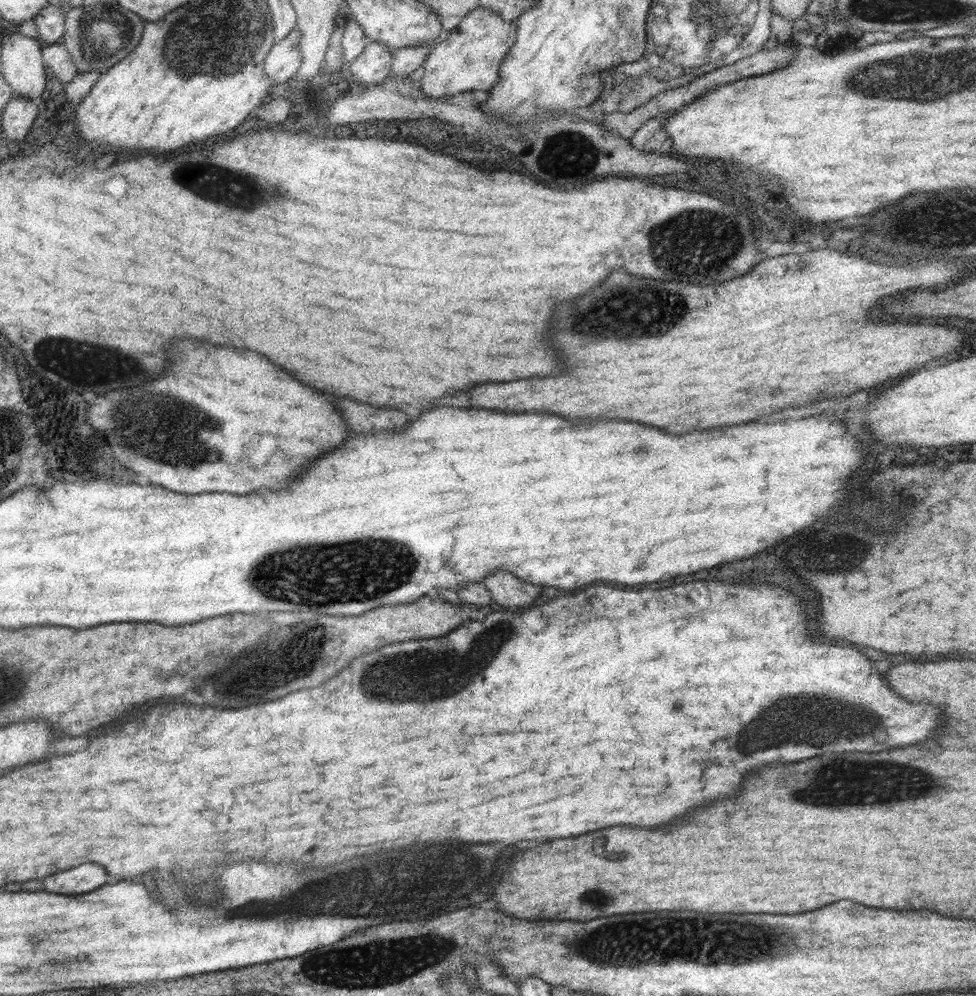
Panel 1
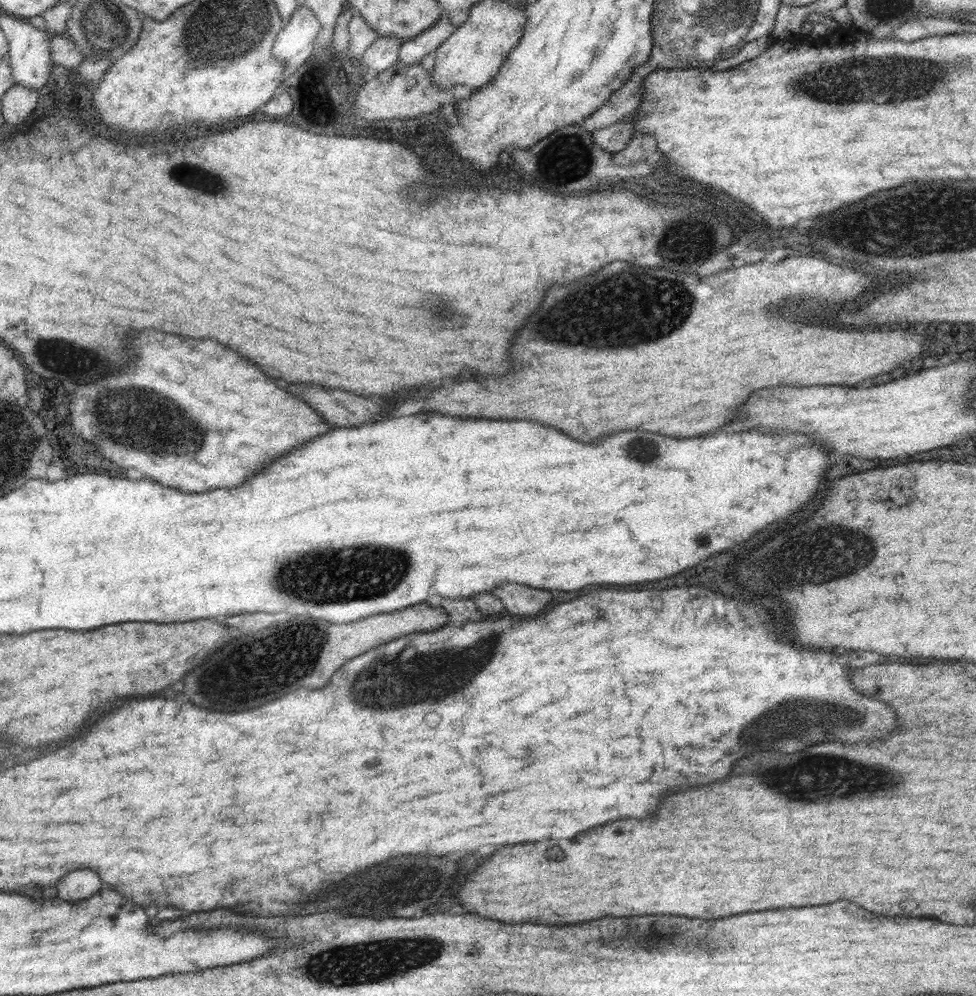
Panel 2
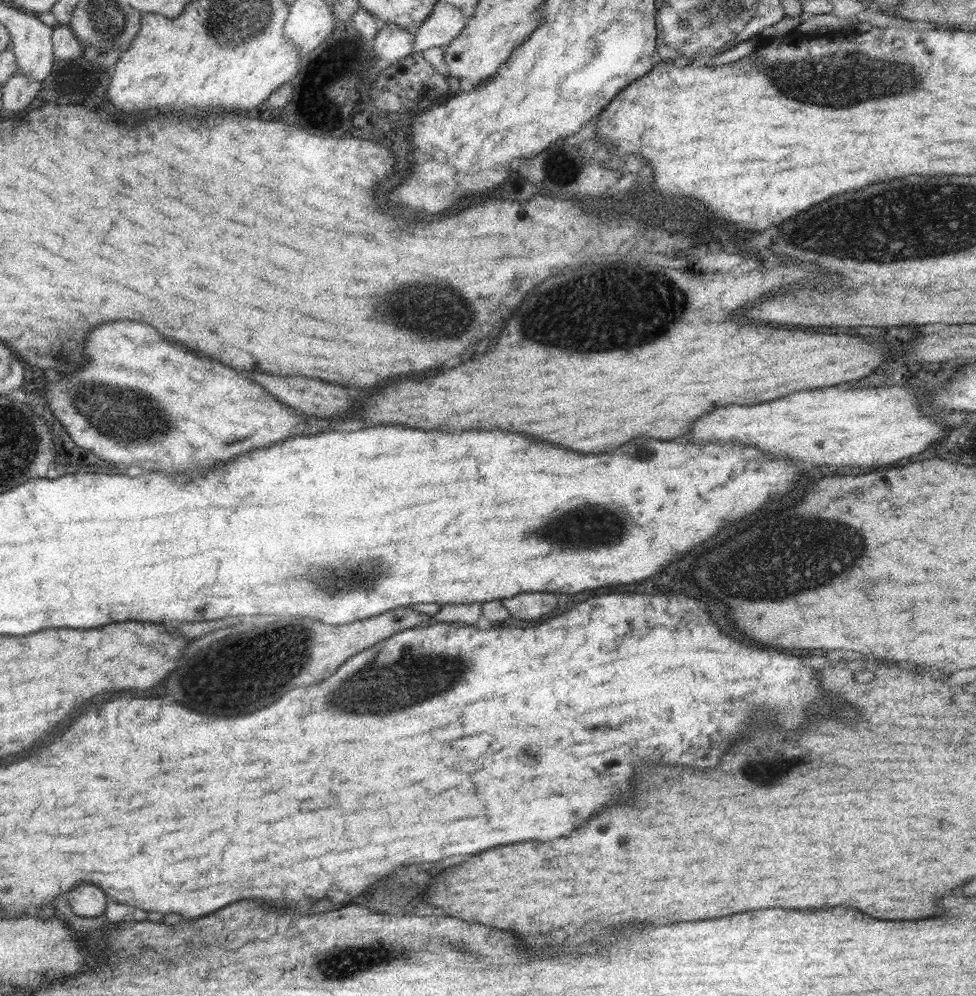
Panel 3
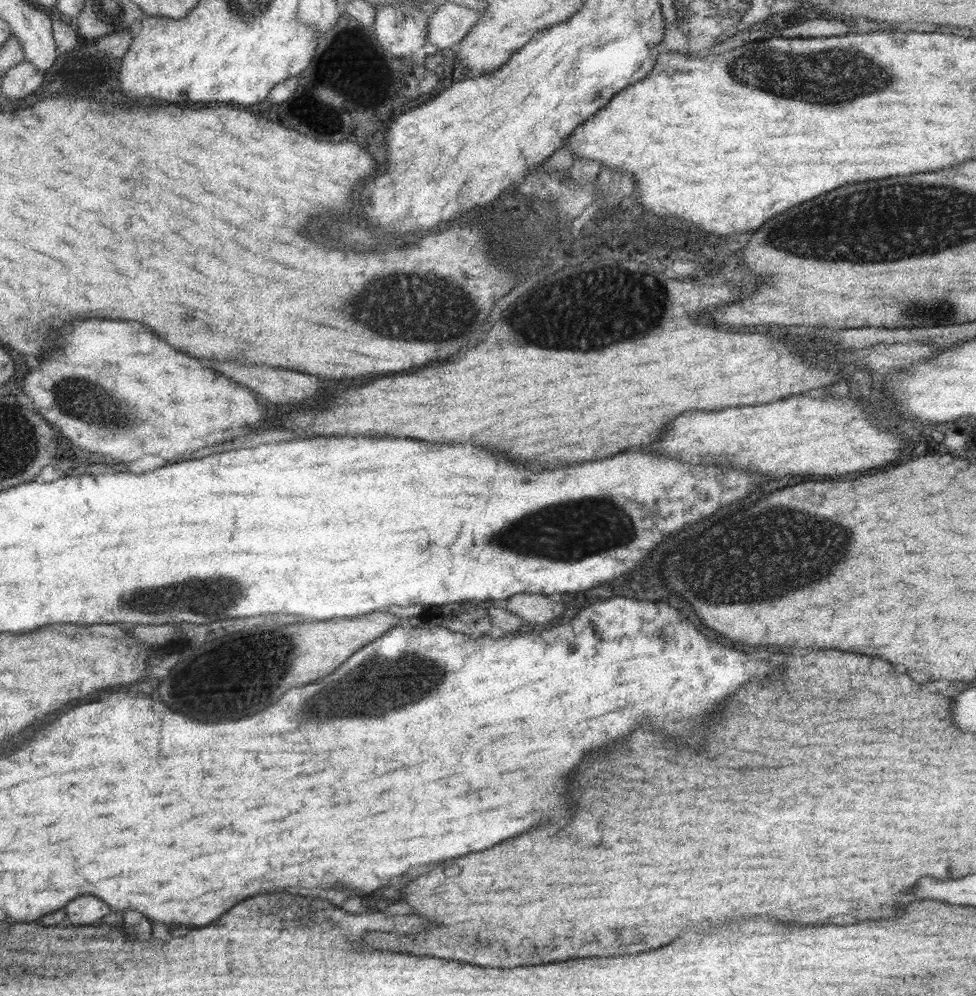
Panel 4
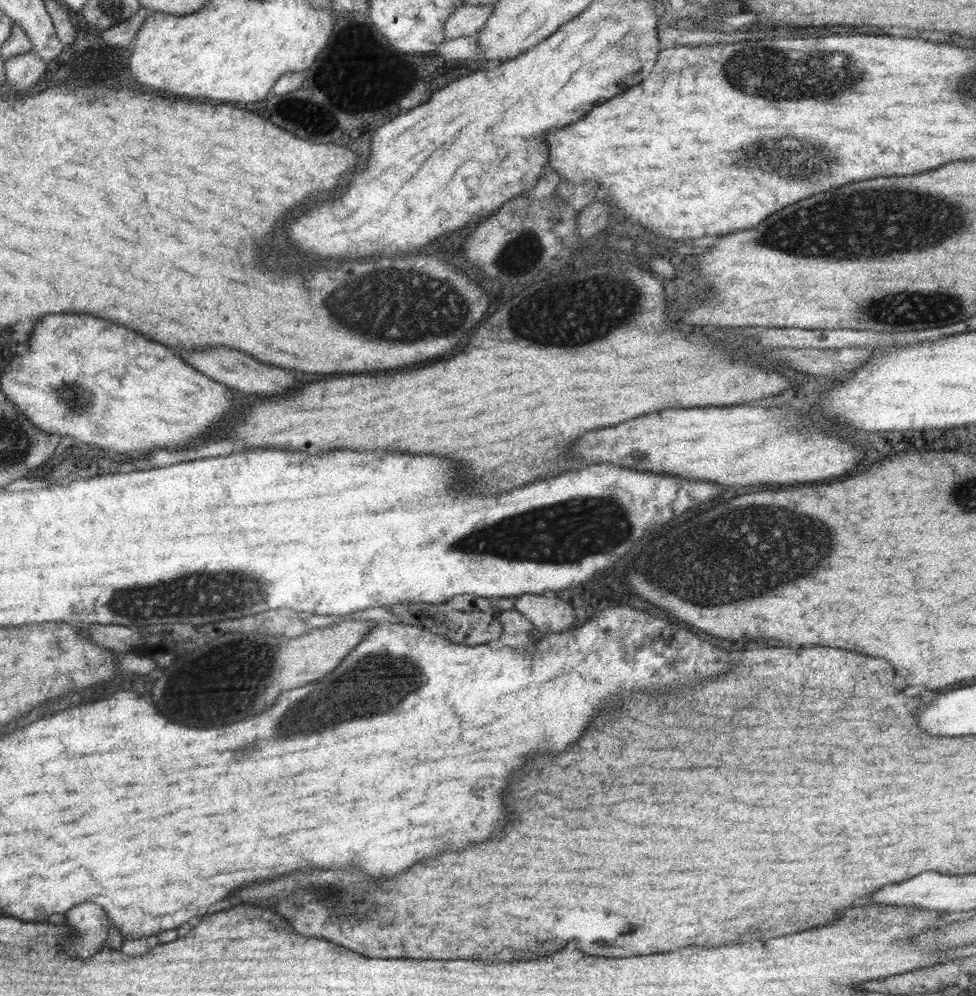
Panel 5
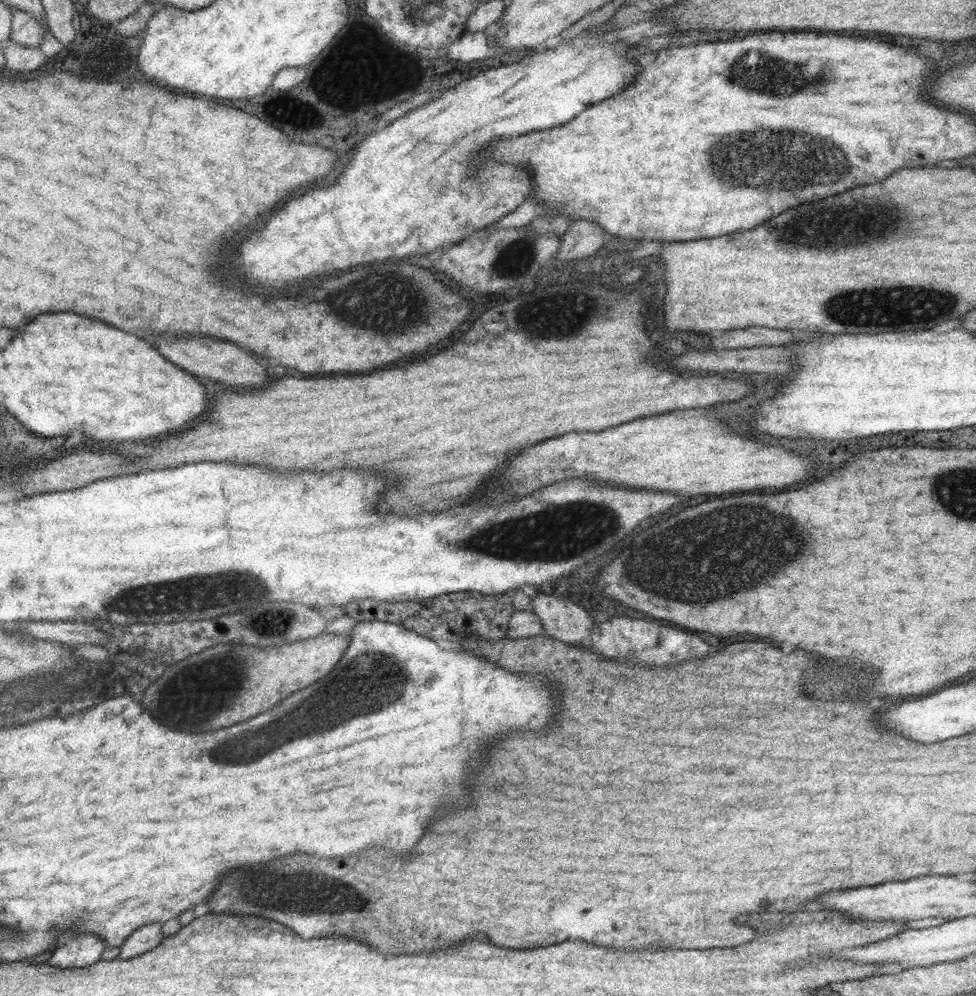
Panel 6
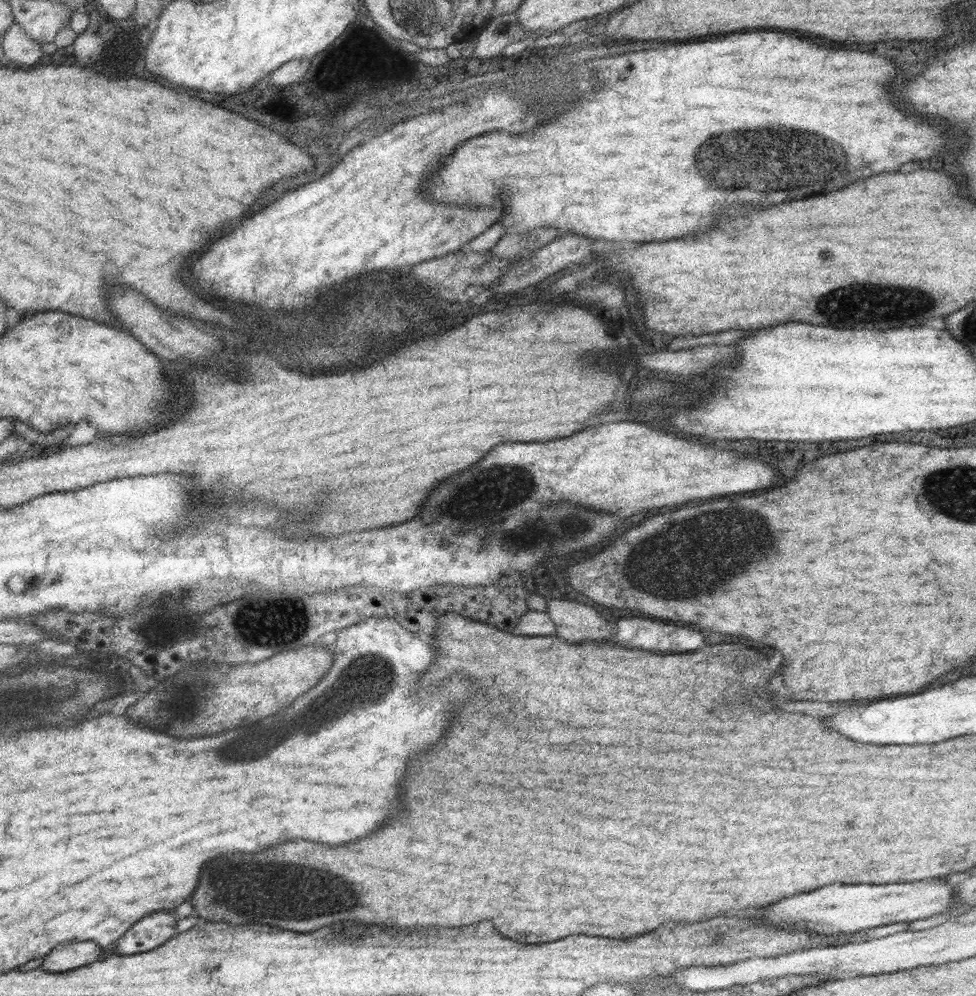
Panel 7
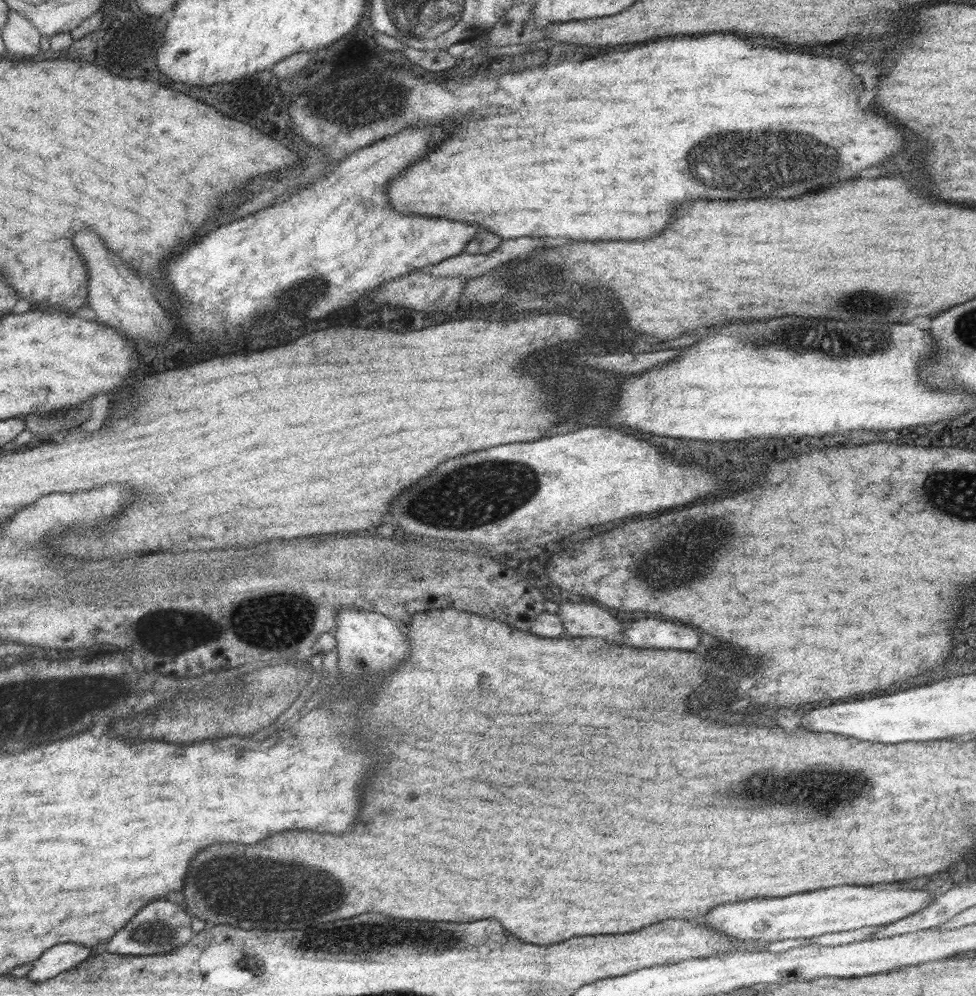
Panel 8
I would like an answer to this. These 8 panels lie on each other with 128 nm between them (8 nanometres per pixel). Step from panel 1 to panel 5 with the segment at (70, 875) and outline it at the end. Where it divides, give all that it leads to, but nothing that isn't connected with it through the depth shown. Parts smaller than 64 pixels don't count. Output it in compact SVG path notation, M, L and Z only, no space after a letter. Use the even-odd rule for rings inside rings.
M89 902L77 904L67 910L65 920L72 932L72 937L64 944L68 956L89 958L106 946L107 918L99 906Z

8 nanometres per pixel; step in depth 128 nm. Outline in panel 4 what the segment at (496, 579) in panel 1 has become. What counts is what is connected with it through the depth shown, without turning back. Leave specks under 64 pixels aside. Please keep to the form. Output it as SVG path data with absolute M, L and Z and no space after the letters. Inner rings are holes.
M513 594L503 606L528 624L529 628L535 624L551 624L563 614L563 604L544 594Z

